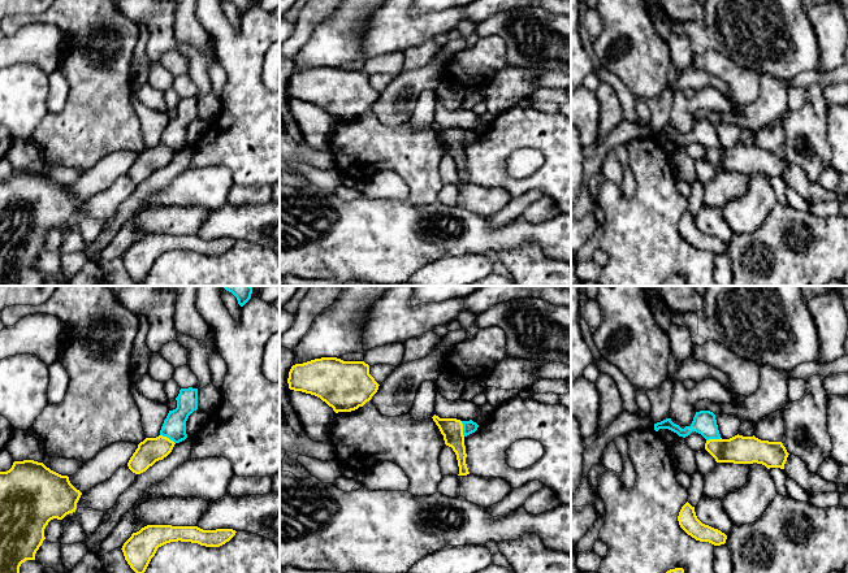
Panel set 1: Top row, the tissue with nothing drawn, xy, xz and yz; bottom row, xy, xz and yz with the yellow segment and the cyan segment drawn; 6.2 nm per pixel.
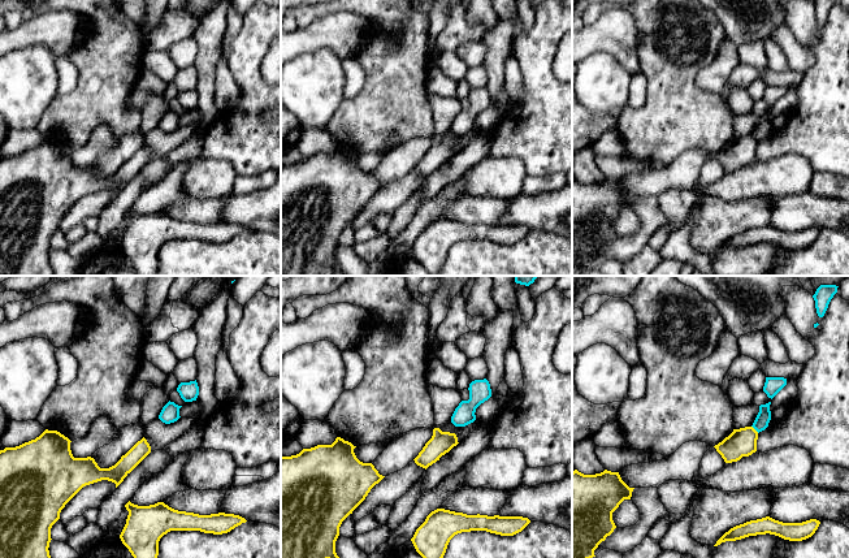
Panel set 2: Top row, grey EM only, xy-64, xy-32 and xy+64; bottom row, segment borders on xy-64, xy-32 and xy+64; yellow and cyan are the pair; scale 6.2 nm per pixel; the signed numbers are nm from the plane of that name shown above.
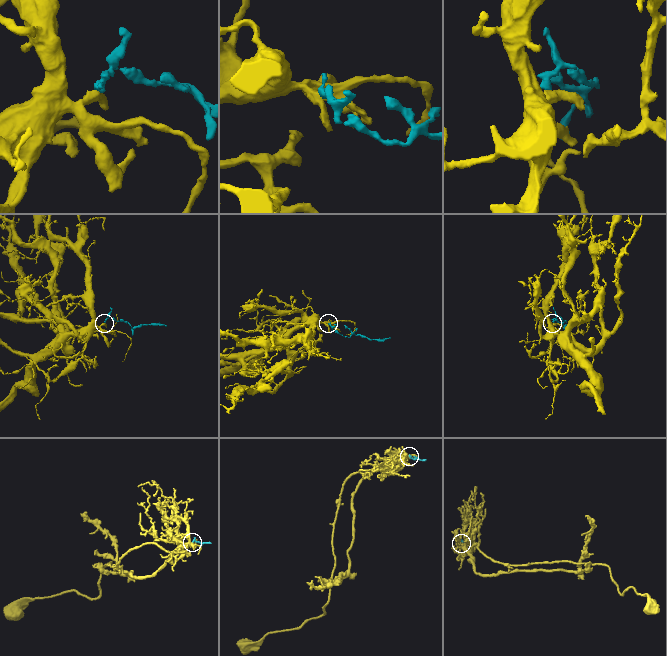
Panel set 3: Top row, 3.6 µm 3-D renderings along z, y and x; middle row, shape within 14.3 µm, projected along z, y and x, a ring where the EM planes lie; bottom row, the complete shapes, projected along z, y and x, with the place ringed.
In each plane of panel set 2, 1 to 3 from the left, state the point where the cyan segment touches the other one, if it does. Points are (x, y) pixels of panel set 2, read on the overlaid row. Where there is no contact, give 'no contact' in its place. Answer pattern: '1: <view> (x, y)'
1: no contact
2: no contact
3: xy+64 (754, 429)

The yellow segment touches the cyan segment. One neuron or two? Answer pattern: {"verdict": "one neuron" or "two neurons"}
{"verdict": "two neurons"}

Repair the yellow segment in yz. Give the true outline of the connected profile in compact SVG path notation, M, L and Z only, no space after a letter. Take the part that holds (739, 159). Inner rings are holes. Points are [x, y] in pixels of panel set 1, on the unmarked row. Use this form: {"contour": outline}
{"contour": "M735 144L730 148L709 148L705 159L717 172L734 173L762 173L767 178L780 177L788 166L788 161L782 151L761 149L753 146Z"}

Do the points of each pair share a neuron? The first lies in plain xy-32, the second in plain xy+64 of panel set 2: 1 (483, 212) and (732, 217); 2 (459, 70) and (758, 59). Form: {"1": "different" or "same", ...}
{"1": "same", "2": "different"}

